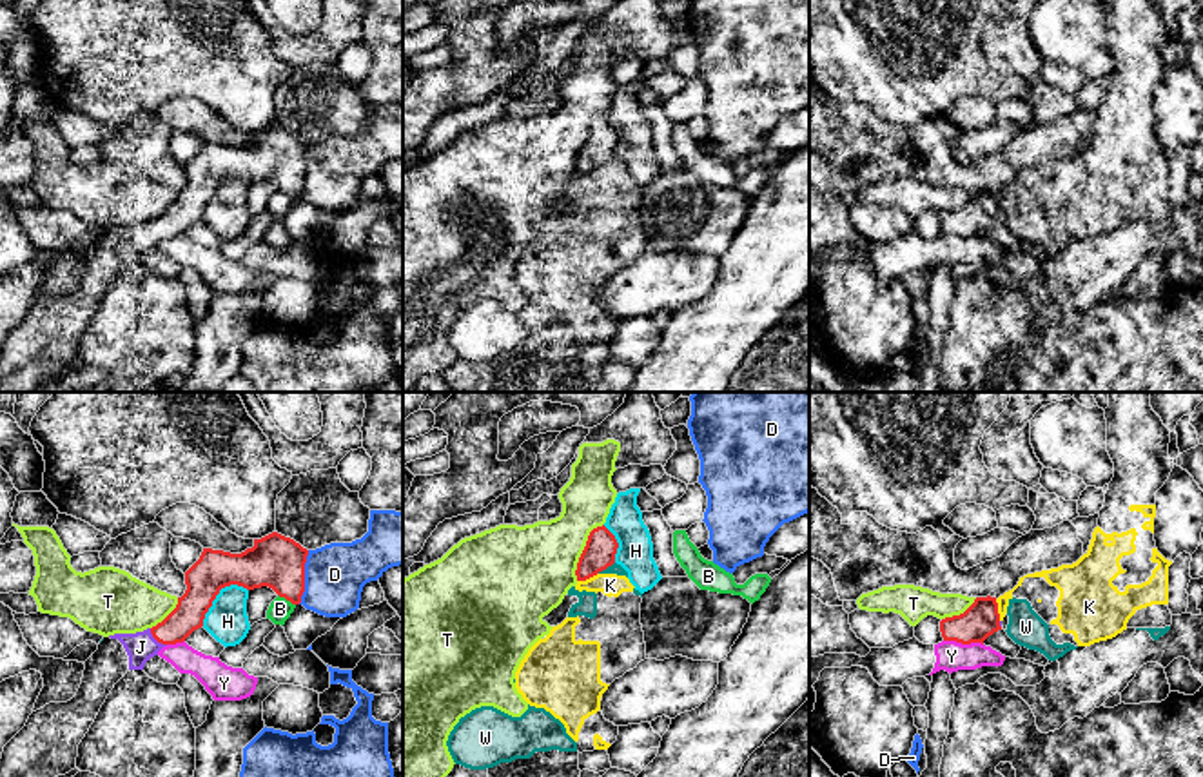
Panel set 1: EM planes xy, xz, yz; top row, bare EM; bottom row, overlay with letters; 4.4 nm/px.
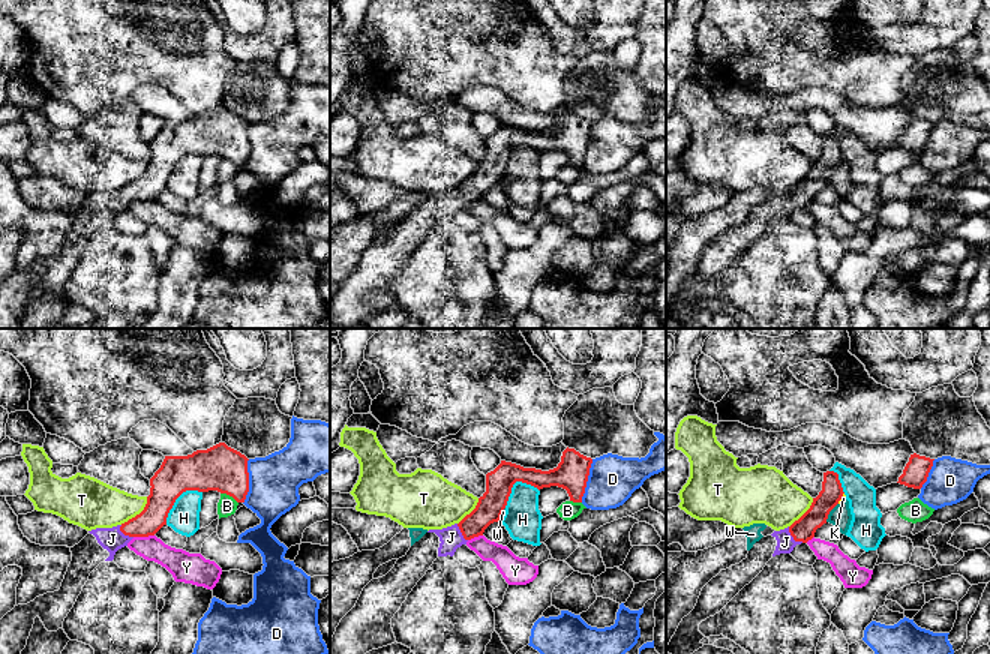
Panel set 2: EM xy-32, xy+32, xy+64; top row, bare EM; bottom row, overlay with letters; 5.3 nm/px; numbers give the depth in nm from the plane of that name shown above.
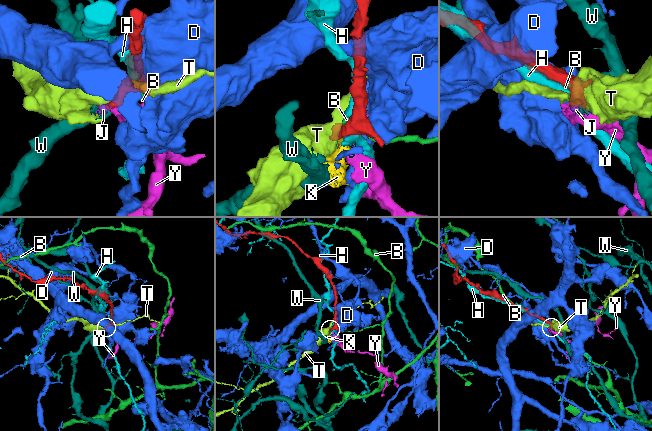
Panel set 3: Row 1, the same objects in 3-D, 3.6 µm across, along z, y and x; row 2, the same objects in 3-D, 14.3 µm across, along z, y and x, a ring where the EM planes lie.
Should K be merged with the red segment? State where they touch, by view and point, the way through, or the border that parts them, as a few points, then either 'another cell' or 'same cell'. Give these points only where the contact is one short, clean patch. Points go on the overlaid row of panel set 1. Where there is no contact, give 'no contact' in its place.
xz (586, 578) | along xz (597, 572), (577, 581) | another cell

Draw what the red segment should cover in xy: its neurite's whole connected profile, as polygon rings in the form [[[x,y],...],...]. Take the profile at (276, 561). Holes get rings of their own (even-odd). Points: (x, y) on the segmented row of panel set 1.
[[[278,532],[254,539],[254,546],[241,554],[203,548],[185,572],[187,590],[178,597],[176,608],[152,628],[103,637],[83,663],[76,695],[33,712],[25,726],[4,746],[0,777],[58,777],[74,770],[78,744],[114,684],[129,670],[143,670],[163,646],[183,643],[201,628],[205,614],[225,586],[269,586],[279,597],[299,605],[307,556],[307,548]]]

